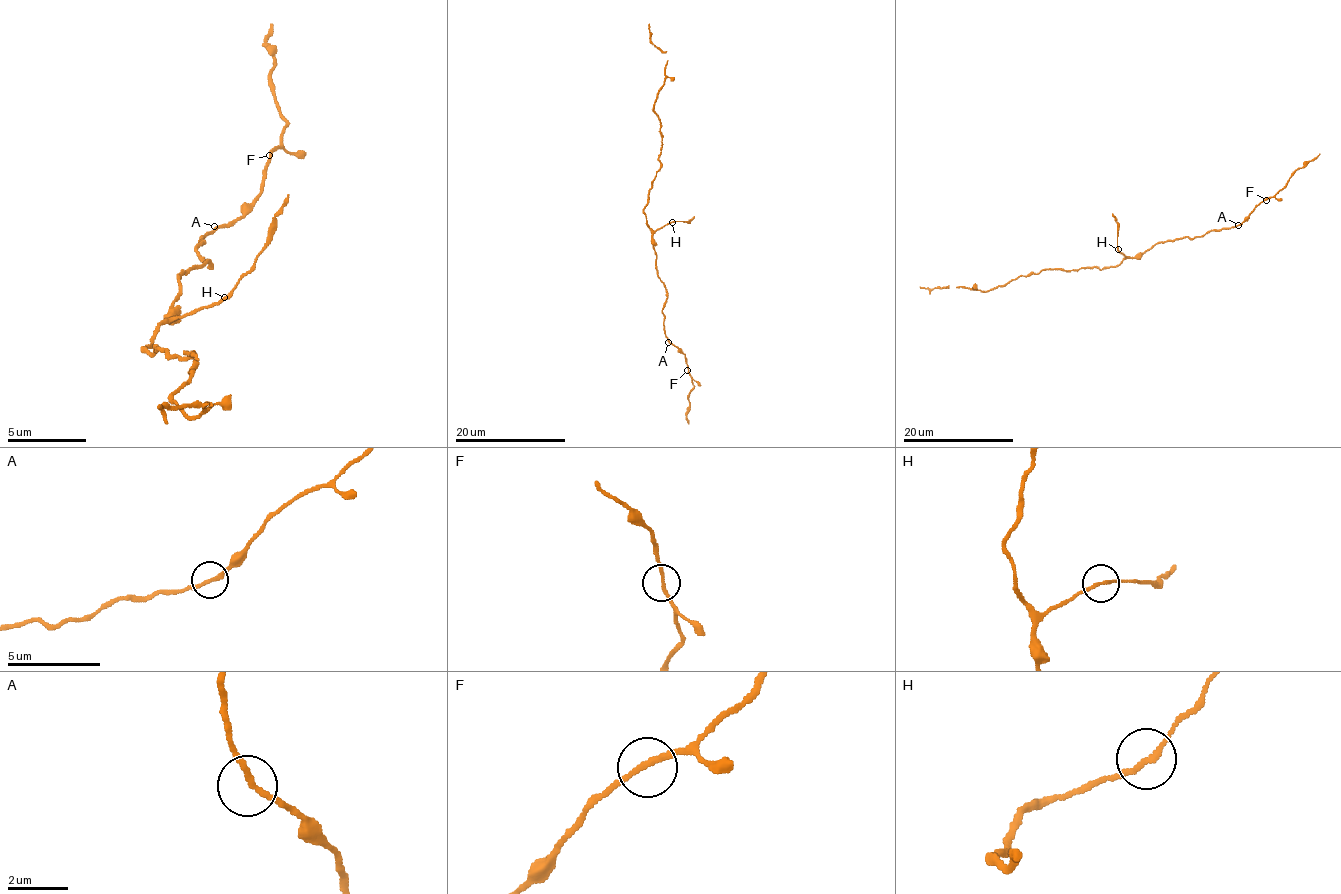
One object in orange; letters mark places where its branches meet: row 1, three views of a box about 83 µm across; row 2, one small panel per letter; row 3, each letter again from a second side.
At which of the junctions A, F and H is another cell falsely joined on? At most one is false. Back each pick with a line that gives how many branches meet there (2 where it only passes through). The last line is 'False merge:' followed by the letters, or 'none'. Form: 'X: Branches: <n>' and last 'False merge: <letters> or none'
False merge: none

